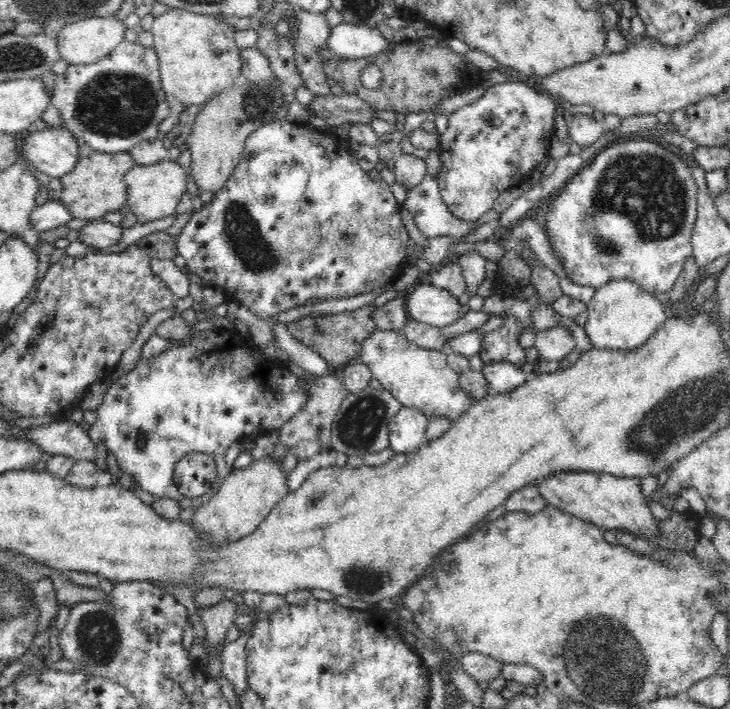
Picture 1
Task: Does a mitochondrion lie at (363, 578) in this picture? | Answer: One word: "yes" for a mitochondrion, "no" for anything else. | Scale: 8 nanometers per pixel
yes

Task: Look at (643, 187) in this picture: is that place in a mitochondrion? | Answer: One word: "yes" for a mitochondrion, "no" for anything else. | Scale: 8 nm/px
yes

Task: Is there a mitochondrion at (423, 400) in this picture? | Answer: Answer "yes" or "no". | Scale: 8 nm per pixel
no

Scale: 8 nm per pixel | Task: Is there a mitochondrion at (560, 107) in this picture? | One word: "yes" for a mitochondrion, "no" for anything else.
no

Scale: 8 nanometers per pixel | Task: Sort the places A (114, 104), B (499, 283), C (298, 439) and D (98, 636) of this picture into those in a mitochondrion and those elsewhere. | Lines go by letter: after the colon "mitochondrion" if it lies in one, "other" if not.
A: mitochondrion
B: other
C: other
D: mitochondrion

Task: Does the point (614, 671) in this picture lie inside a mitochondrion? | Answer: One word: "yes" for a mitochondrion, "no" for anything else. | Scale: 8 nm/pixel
yes

